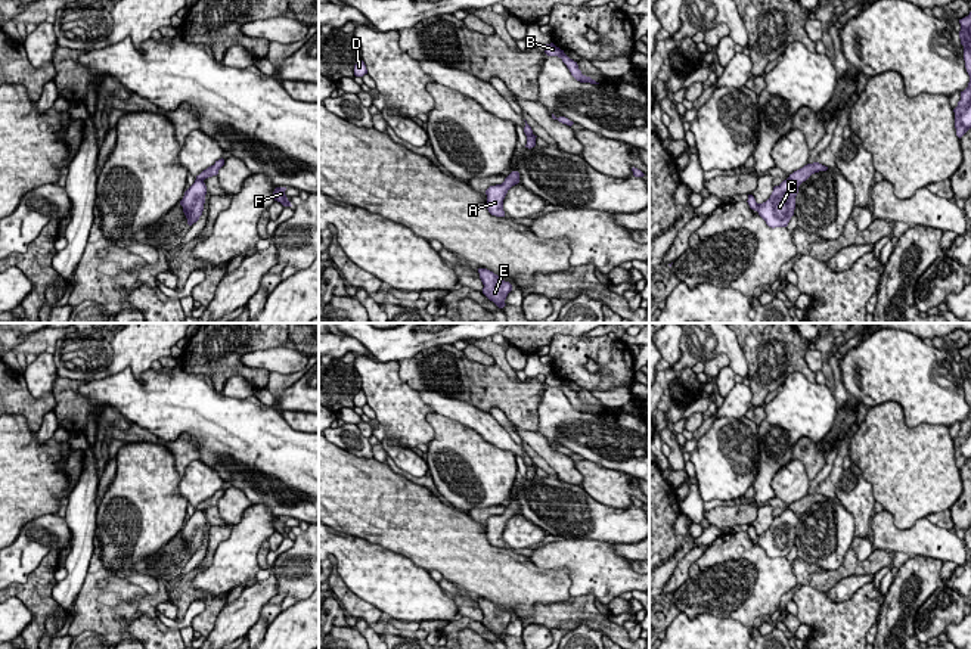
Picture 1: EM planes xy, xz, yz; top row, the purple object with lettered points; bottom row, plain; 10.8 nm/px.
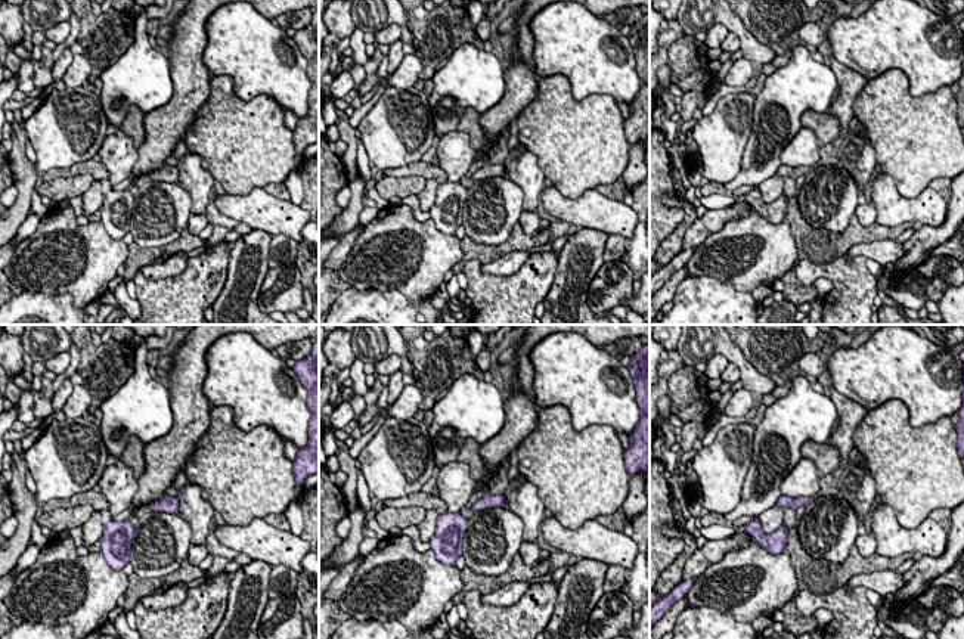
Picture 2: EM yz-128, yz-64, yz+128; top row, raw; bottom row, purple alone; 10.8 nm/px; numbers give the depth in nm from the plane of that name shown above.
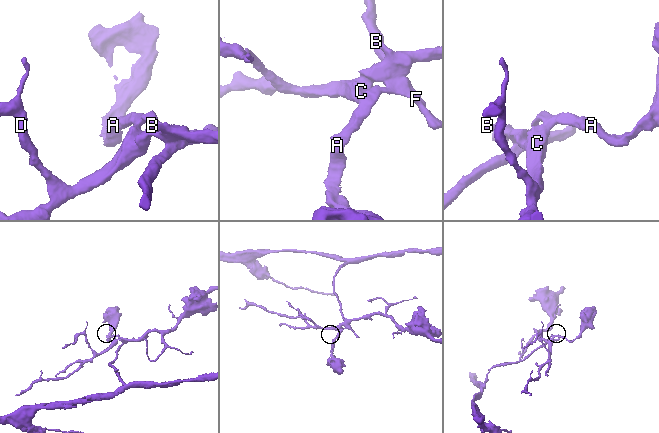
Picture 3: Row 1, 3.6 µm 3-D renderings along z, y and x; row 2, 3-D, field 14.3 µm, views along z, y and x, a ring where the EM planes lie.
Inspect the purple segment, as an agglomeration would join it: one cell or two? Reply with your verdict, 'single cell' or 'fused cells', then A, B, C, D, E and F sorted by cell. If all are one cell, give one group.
fused cells | A E F / B C D

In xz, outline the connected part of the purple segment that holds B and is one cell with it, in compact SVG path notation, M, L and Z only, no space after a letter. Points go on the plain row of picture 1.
M553 373L546 375L546 381L545 384L547 386L558 386L562 389L562 392L567 395L567 398L570 400L571 406L580 412L580 413L590 413L590 414L599 414L595 410L592 410L590 407L586 407L581 404L581 401L578 400L577 392L574 392L573 389L570 389L564 381L561 381L559 378L556 378Z

